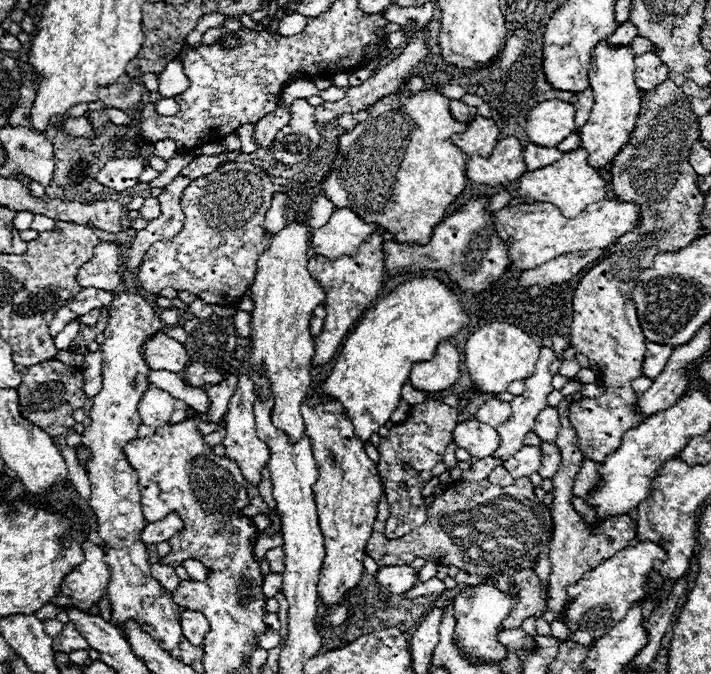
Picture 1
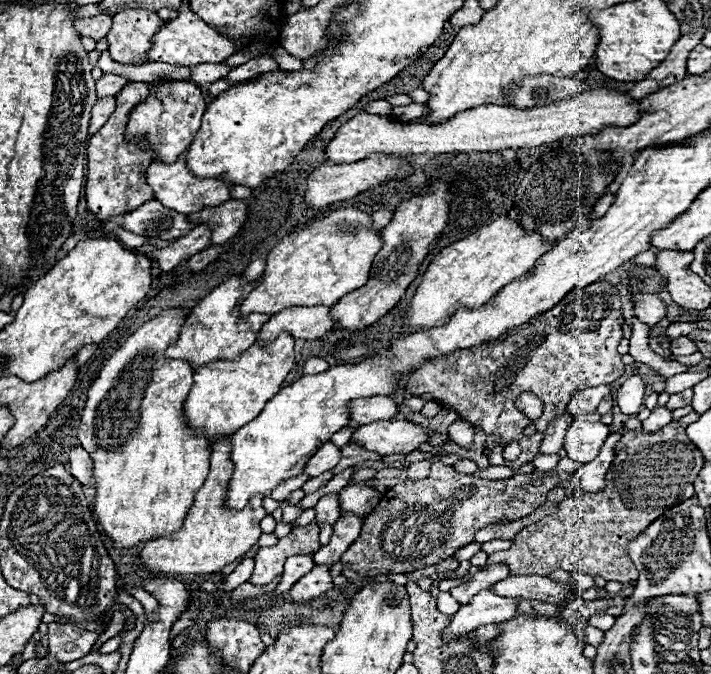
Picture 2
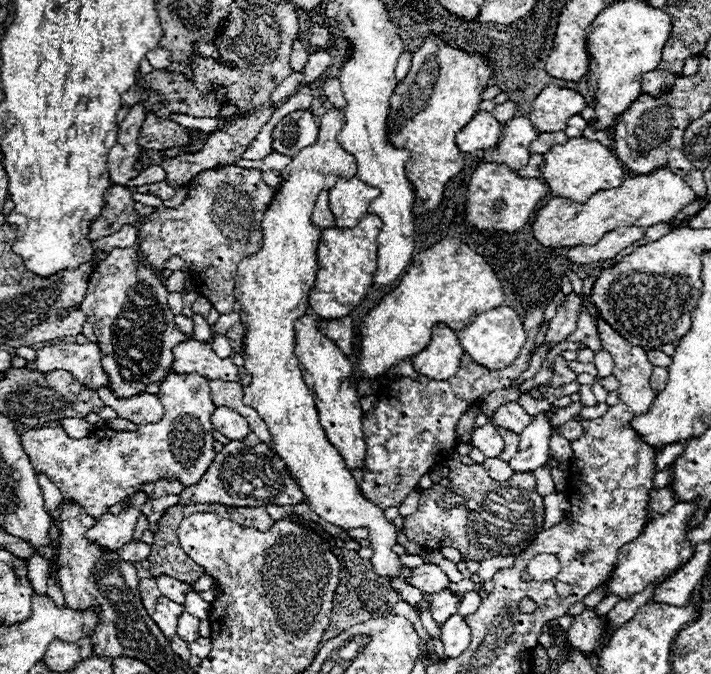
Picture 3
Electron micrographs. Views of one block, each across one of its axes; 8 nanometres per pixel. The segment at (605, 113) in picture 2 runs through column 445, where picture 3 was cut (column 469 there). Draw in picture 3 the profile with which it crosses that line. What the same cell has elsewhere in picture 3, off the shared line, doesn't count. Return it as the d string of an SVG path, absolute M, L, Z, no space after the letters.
M478 112L458 134L456 146L460 152L496 148L500 140L500 122L490 112Z

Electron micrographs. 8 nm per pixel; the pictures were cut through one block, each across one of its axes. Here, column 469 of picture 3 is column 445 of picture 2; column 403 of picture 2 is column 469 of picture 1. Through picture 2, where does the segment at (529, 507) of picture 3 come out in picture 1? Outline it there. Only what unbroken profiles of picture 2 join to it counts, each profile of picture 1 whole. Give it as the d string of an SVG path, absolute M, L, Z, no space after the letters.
M518 478L510 486L494 486L488 480L480 482L454 482L438 496L426 510L426 522L402 538L388 539L384 532L377 532L378 523L385 523L389 505L383 495L378 503L378 512L373 525L372 538L368 540L366 554L382 564L410 564L416 558L436 564L454 564L456 568L490 576L506 572L532 562L538 554L548 552L552 538L552 514L534 496L530 478Z

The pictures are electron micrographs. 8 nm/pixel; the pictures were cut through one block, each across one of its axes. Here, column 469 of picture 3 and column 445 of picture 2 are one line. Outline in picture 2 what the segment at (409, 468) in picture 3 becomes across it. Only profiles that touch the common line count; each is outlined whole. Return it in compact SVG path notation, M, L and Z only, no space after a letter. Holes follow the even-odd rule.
M602 280L586 288L576 288L554 308L520 324L520 328L506 332L498 340L452 352L438 362L430 360L410 376L406 390L412 394L430 394L446 410L456 410L460 420L482 430L486 434L486 448L490 450L490 466L518 470L534 460L548 422L566 410L576 390L612 384L624 374L624 364L616 350L624 338L622 320L622 300L612 284ZM522 392L536 394L544 404L534 436L522 434L530 424L528 418L520 418L520 410L514 404ZM510 440L522 444L522 454L514 462L502 458L502 444Z

